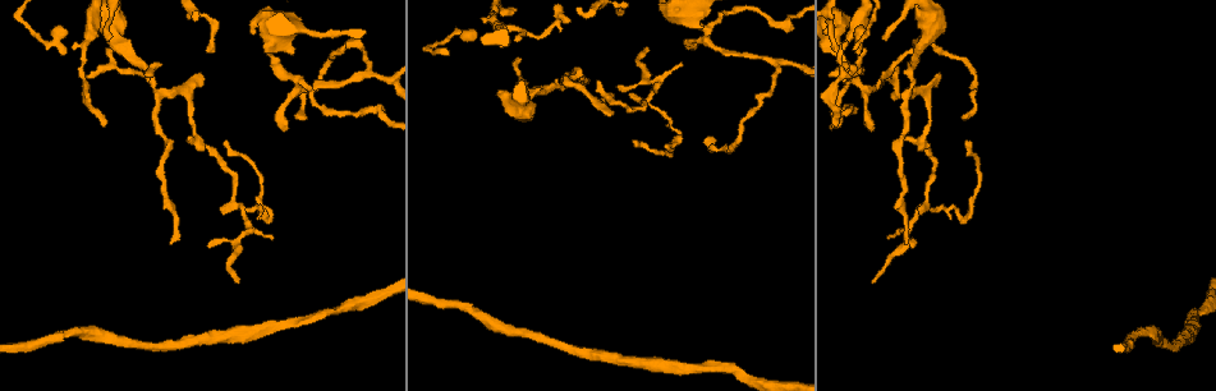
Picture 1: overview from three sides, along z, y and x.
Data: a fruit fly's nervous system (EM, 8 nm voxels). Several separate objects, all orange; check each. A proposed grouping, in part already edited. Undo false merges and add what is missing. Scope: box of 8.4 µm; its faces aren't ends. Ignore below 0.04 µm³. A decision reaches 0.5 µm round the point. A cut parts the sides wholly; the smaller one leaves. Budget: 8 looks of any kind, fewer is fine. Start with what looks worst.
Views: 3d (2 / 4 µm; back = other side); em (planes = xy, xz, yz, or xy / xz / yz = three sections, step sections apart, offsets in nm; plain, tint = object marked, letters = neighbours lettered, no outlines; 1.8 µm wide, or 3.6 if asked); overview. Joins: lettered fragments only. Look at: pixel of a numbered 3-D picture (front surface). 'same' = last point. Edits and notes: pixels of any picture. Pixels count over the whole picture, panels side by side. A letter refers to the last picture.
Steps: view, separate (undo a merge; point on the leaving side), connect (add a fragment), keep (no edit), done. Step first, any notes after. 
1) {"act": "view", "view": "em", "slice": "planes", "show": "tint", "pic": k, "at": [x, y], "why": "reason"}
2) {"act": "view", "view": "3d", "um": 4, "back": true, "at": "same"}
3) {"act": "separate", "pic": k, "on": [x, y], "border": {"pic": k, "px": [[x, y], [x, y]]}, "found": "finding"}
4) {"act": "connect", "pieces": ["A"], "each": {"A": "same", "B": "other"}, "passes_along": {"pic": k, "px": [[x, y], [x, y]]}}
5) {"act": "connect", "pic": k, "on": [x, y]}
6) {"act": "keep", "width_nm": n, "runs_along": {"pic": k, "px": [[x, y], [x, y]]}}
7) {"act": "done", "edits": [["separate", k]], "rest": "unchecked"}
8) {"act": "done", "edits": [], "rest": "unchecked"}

{"act": "view", "view": "em", "slice": "xy", "step": 16, "show": "letters", "pic": 1, "at": [373, 108], "why": "abrupt turn"}

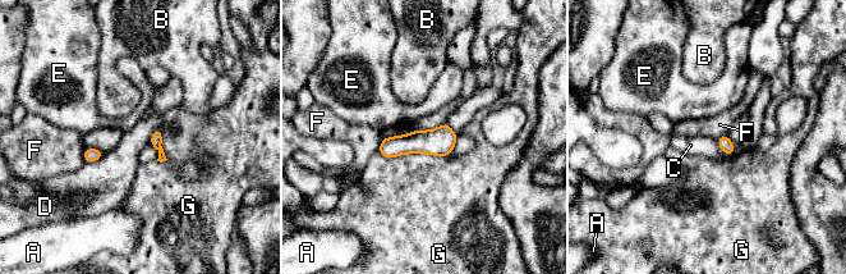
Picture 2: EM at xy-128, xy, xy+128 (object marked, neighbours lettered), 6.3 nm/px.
{"act": "view", "view": "em", "slice": "planes", "show": "letters", "at": "same"}

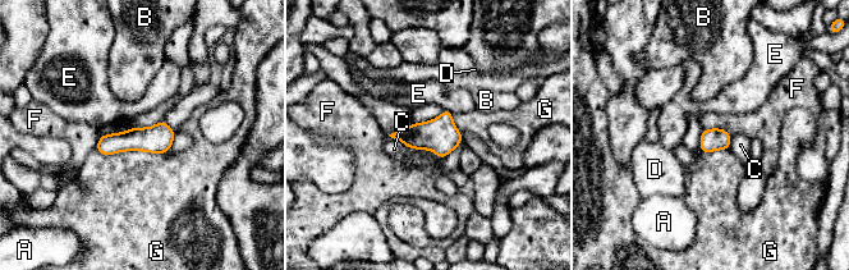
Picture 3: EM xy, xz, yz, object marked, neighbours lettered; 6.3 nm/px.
{"act": "keep", "longest_contact_nm": ["G", 440], "each": {"A": "other", "B": "other", "C": "other", "D": "other", "E": "other", "F": "other", "G": "other"}, "runs_along": {"pic": 3, "px": [[170, 133], [100, 147]]}, "found": "all the same neuron"}

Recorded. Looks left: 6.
{"act": "view", "view": "em", "slice": "planes", "show": "letters", "pic": 1, "at": [580, 81], "why": "an open end"}

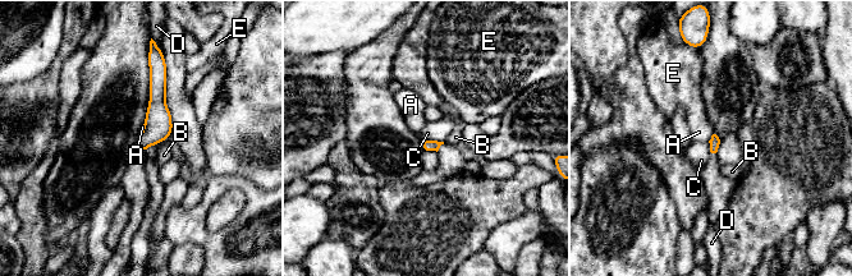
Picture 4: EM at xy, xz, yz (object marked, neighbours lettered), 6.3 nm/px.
{"act": "keep", "each": {"A": "other", "B": "other", "C": "other", "D": "other", "E": "other"}, "runs_along": {"pic": 4, "px": [[154, 68], [157, 127], [140, 148]]}, "found": "no lettered fragment goes on from it"}

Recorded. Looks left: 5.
{"act": "view", "view": "em", "slice": "xy", "step": 16, "show": "letters", "pic": 1, "at": [708, 137], "why": "branch stops here"}

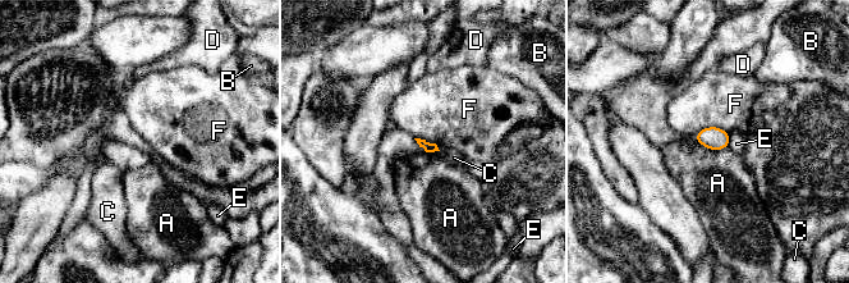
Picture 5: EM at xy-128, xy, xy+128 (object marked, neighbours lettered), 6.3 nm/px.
{"act": "view", "view": "em", "slice": "planes", "show": "letters", "at": "same"}

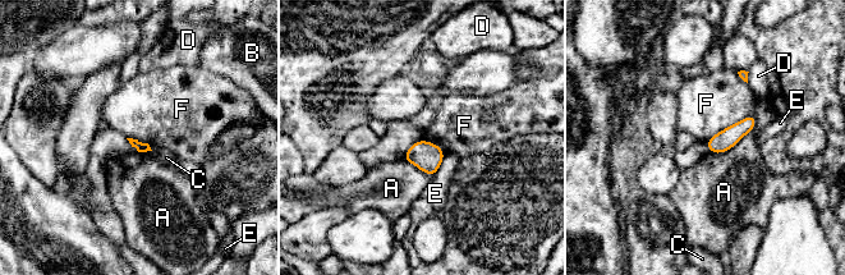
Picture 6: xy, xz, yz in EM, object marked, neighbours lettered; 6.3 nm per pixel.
{"act": "keep", "longest_contact_nm": ["A", 380], "each": {"A": "other", "B": "other", "C": "other", "D": "other", "E": "other", "F": "other"}, "found": "none of them fits"}

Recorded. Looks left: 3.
{"act": "view", "view": "em", "slice": "planes", "show": "plain", "pic": 1, "at": [295, 48], "why": "stops while still wide"}

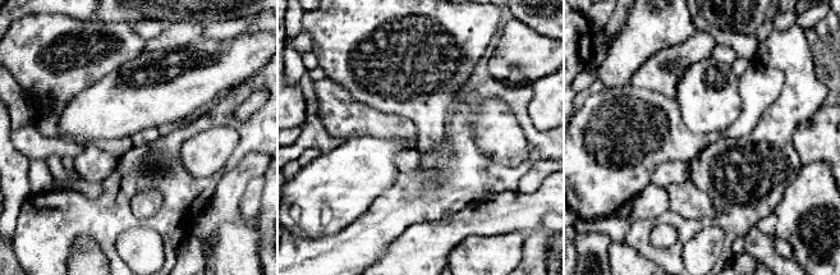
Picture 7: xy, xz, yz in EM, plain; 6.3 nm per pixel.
{"act": "view", "view": "em", "slice": "planes", "show": "tint", "at": "same", "why": "where the object lies"}

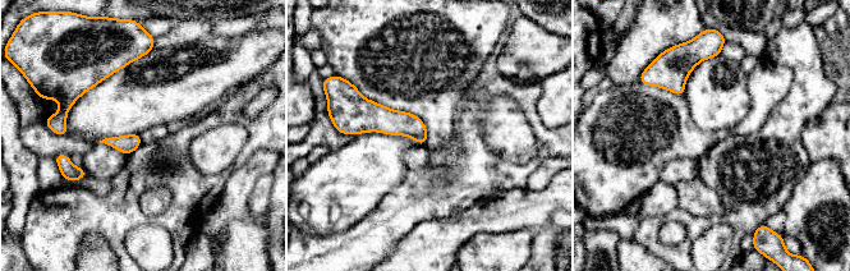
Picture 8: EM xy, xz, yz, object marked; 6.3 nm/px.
{"act": "view", "view": "em", "slice": "planes", "show": "letters", "at": "same", "why": "what lies round it"}

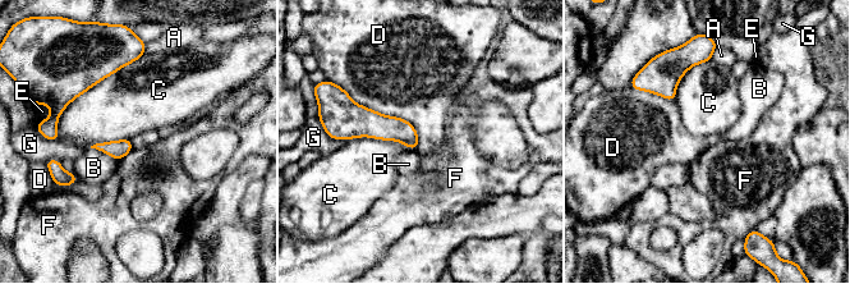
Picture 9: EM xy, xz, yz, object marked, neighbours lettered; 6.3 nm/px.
{"act": "keep", "longest_contact_nm": ["C", 750], "each": {"A": "other", "B": "other", "C": "other", "D": "other", "E": "other", "F": "other", "G": "other"}, "found": "none of them fits"}

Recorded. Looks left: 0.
{"act": "done", "edits": [], "rest": "unchecked"}

